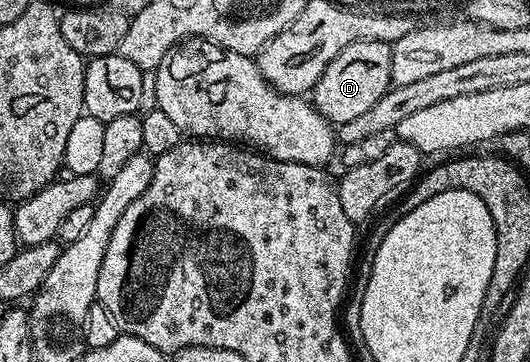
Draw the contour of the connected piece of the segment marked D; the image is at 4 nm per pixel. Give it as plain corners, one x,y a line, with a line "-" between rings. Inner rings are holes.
358,41
349,43
329,67
317,79
313,90
313,104
315,110
330,121
332,126
338,127
349,123
349,119
369,111
381,95
392,88
391,80
391,45
385,41

